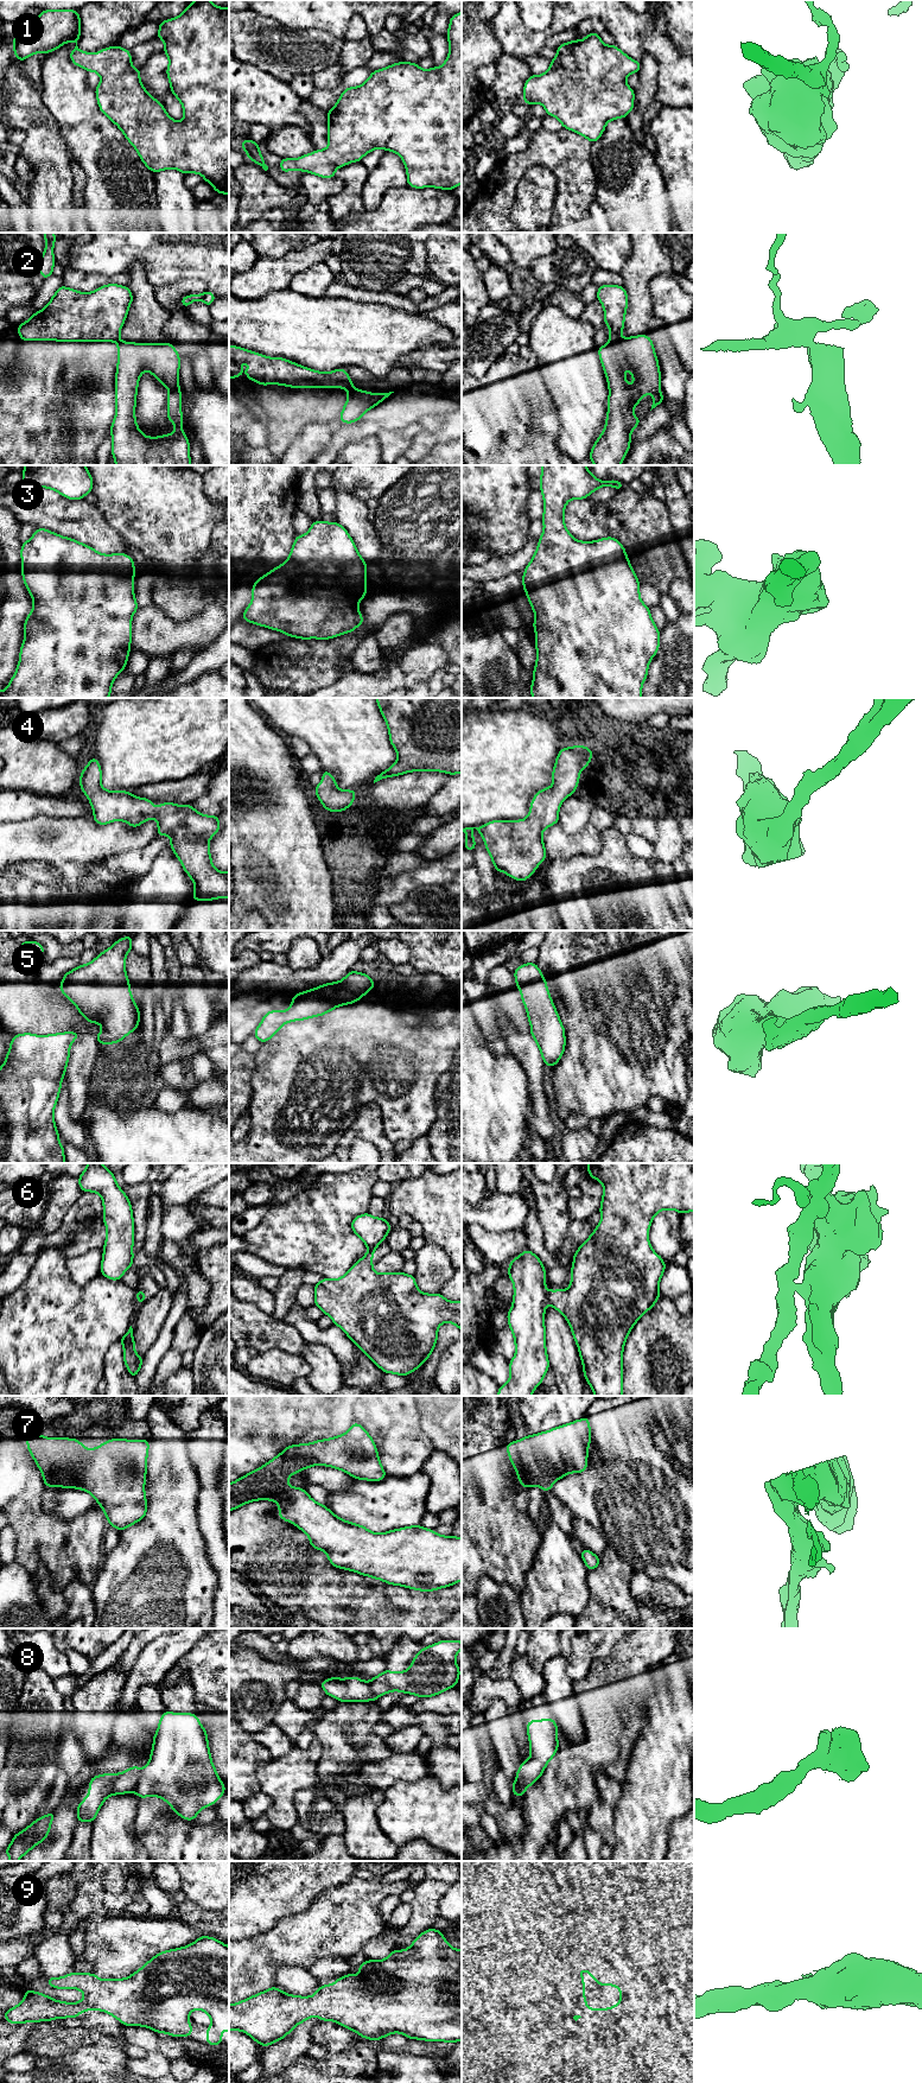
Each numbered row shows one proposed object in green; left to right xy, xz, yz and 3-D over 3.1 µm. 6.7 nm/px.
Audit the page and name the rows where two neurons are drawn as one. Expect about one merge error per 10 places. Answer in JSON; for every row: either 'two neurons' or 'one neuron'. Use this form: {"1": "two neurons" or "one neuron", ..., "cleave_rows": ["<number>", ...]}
{"1": "one neuron", "2": "two neurons", "3": "one neuron", "4": "one neuron", "5": "one neuron", "6": "two neurons", "7": "one neuron", "8": "two neurons", "9": "one neuron", "cleave_rows": ["2", "6", "8"]}

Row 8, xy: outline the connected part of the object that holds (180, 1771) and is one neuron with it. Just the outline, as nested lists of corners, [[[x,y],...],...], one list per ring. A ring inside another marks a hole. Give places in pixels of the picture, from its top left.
[[[163,1712],[148,1764],[142,1768],[134,1792],[139,1798],[159,1797],[186,1821],[215,1804],[225,1792],[210,1755],[208,1734],[196,1714]]]

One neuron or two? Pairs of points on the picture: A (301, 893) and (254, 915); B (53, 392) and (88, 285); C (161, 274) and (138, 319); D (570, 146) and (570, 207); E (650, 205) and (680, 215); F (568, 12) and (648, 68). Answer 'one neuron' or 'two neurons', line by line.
A: two neurons
B: one neuron
C: two neurons
D: one neuron
E: two neurons
F: two neurons

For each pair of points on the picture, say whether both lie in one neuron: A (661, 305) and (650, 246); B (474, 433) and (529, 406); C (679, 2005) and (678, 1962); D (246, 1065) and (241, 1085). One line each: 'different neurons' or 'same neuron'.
A: different neurons
B: same neuron
C: same neuron
D: same neuron

